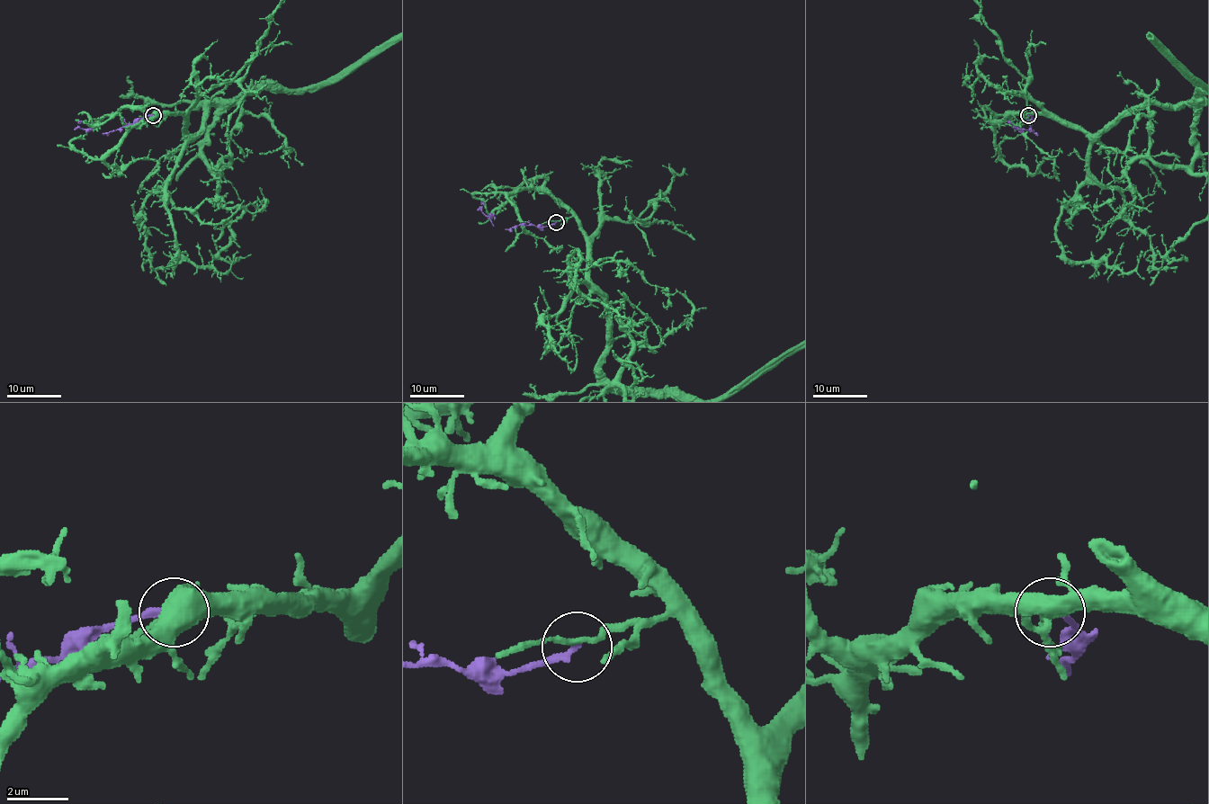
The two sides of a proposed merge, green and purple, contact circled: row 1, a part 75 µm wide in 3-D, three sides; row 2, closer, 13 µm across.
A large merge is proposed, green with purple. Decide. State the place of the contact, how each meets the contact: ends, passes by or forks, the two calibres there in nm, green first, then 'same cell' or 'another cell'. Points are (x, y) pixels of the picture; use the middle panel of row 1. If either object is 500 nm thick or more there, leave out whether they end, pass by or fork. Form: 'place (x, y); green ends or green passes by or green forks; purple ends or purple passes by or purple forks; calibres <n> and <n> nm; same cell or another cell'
place (556, 222); green passes by; purple ends; calibres 180 and 190 nm; another cell

